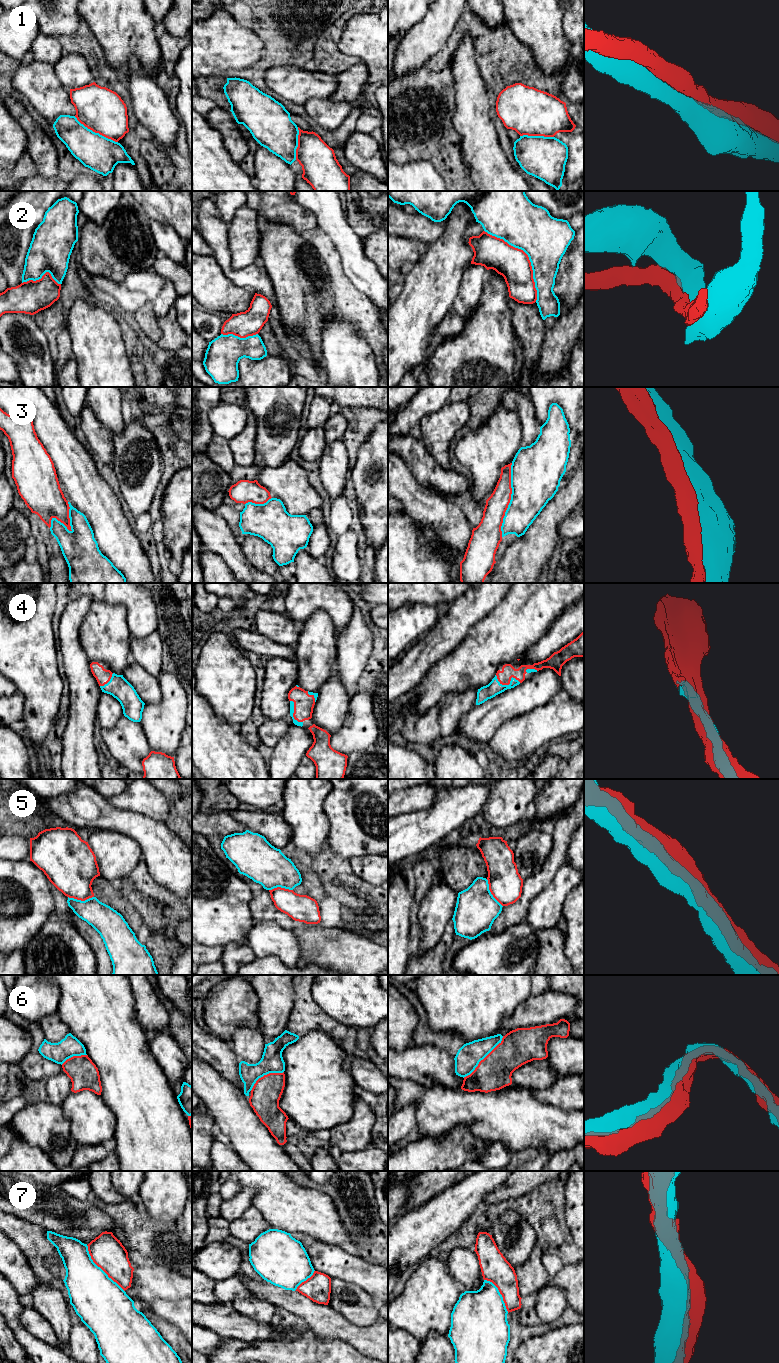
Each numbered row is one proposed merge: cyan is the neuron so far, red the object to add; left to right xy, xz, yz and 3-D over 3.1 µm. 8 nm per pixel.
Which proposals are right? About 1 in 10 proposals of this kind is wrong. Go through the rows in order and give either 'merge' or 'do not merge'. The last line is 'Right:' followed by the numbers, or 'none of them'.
1: merge
2: merge
3: merge
4: merge
5: merge
6: merge
7: merge
Right: 1, 2, 3, 4, 5, 6, 7

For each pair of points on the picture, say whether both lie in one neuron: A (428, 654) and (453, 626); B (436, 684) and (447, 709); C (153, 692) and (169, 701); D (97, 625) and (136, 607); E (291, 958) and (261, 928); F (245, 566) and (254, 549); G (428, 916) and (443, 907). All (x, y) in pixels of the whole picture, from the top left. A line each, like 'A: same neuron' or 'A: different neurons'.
A: same neuron
B: different neurons
C: different neurons
D: different neurons
E: same neuron
F: different neurons
G: same neuron

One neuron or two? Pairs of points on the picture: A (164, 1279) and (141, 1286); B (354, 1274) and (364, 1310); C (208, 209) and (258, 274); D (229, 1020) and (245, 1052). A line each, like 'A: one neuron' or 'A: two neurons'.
A: one neuron
B: two neurons
C: one neuron
D: one neuron

